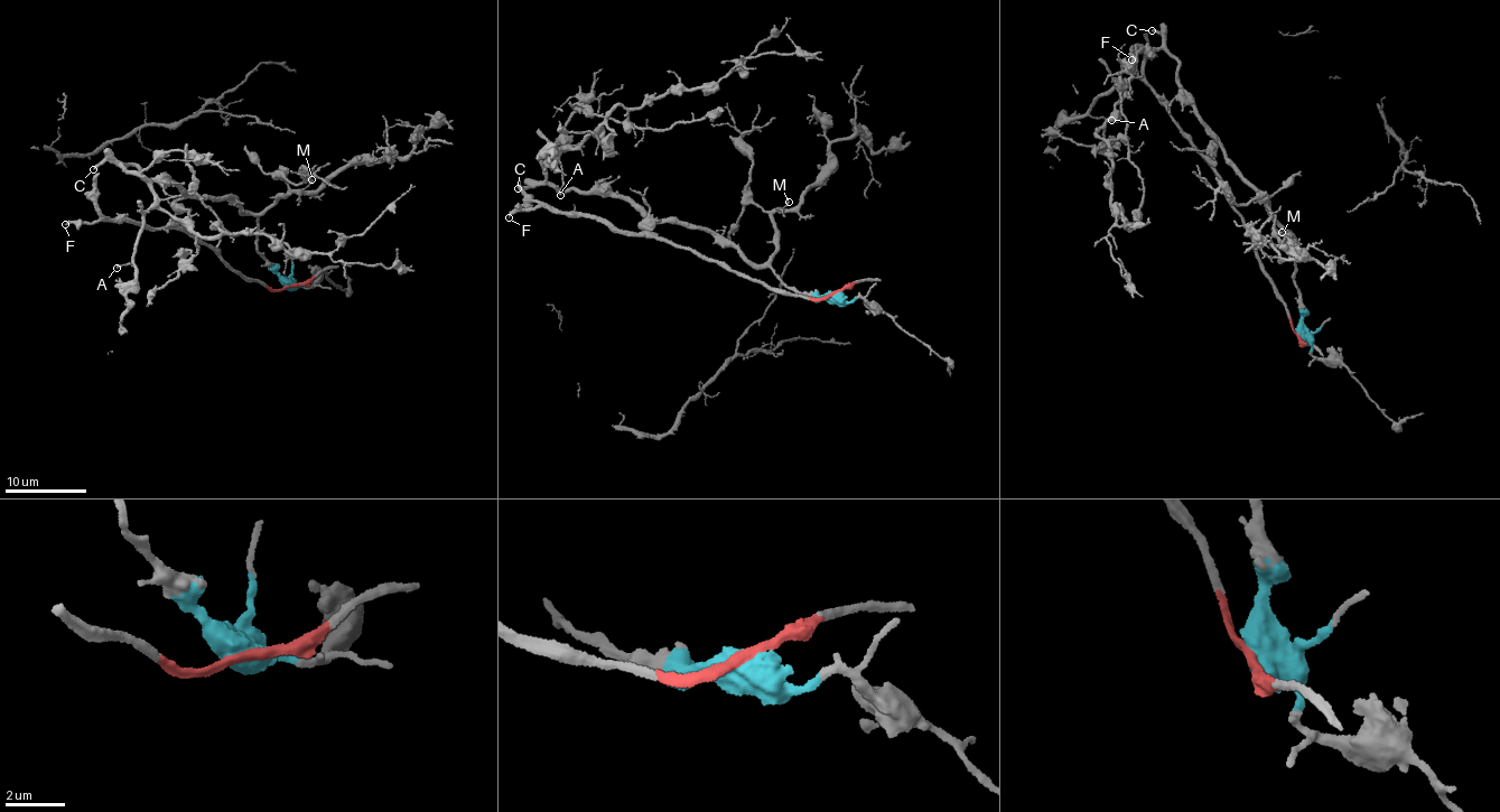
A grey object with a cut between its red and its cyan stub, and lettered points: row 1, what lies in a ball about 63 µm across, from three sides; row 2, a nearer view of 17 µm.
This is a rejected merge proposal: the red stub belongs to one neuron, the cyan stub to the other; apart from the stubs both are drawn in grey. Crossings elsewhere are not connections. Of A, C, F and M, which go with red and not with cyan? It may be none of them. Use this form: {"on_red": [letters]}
{"on_red": ["F"]}

